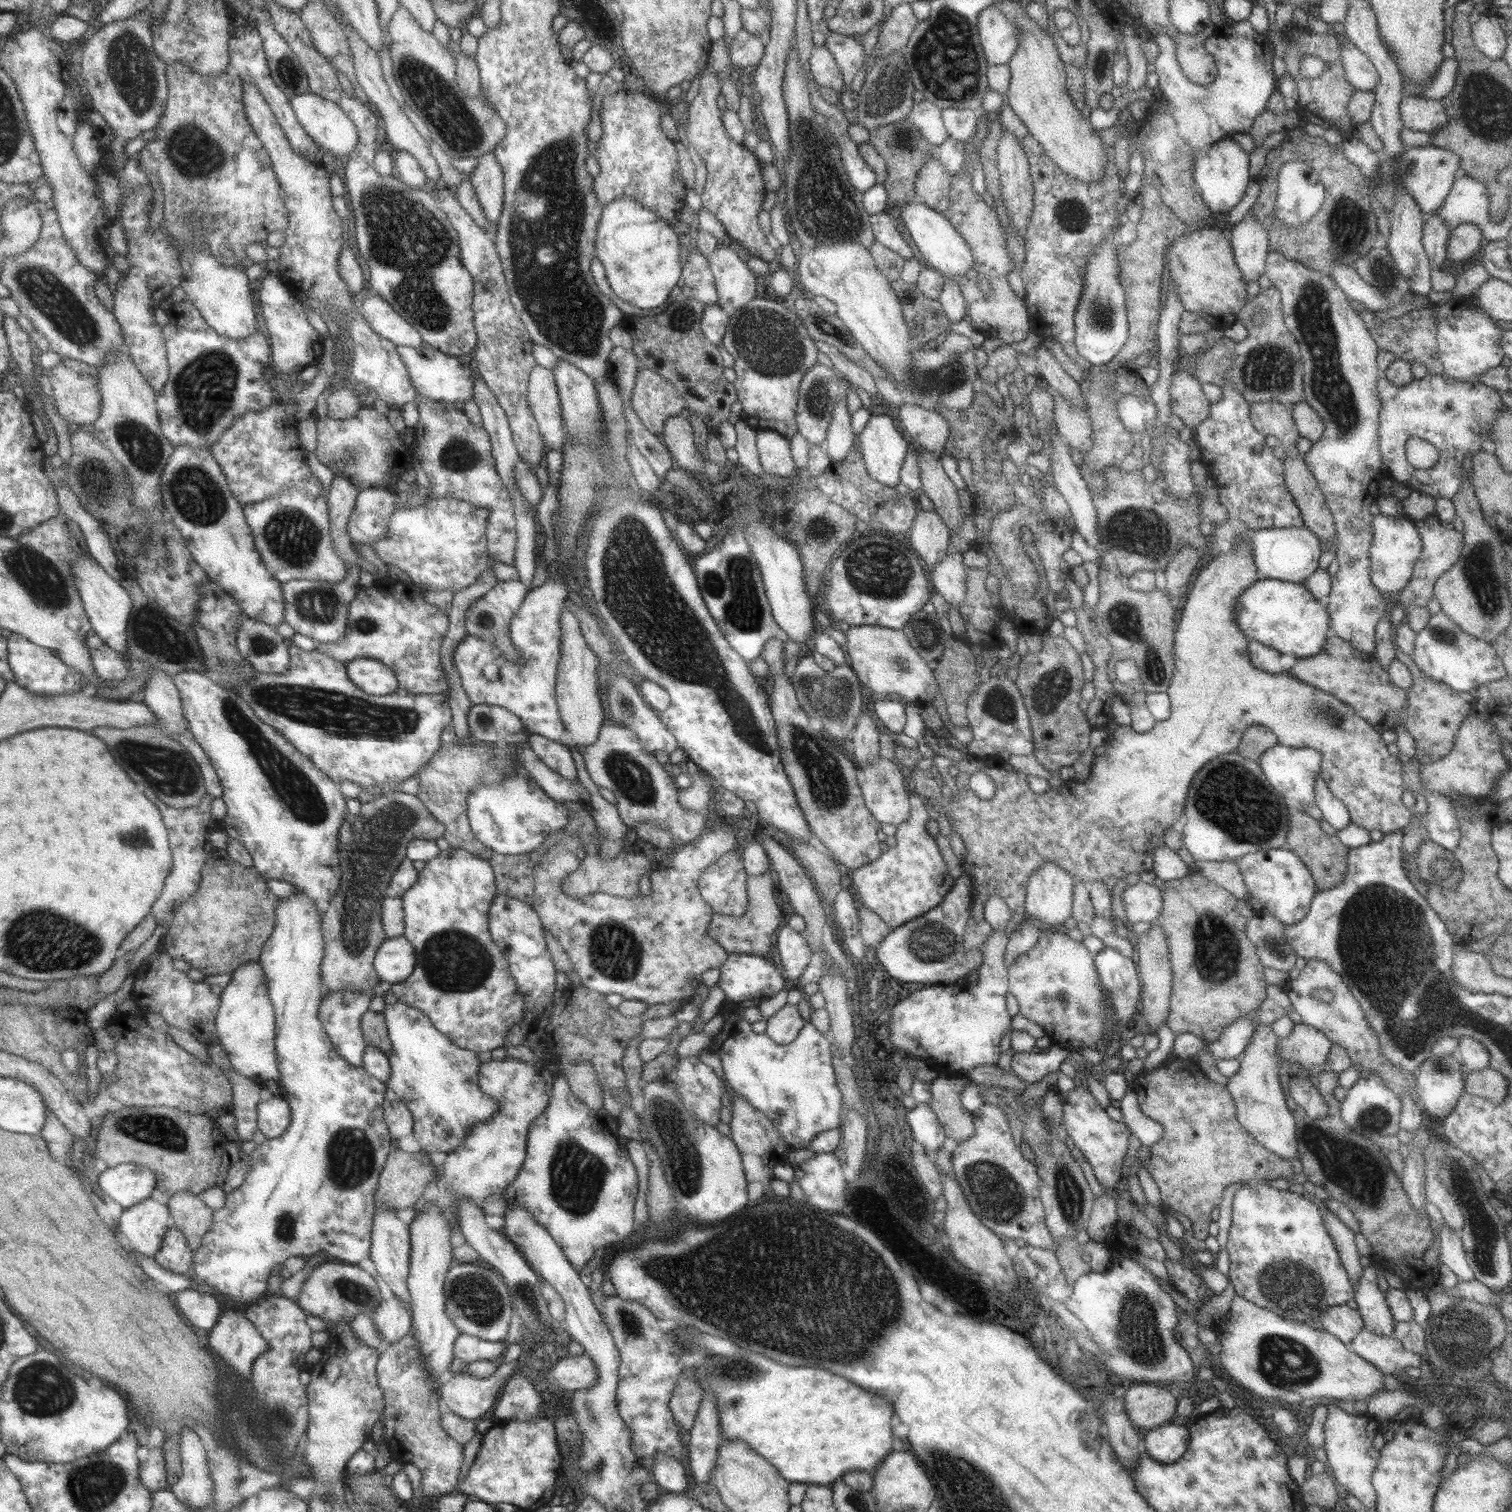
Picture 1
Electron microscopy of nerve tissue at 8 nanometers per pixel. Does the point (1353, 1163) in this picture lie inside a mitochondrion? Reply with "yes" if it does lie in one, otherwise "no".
yes

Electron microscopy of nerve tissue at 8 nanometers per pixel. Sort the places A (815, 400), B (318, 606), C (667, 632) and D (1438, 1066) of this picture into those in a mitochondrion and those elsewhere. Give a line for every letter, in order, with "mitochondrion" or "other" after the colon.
A: mitochondrion
B: mitochondrion
C: mitochondrion
D: mitochondrion

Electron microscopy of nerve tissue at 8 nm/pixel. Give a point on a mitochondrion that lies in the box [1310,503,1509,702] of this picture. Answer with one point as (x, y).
(1478, 575)

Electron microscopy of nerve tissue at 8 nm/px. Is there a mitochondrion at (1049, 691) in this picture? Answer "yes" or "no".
yes

